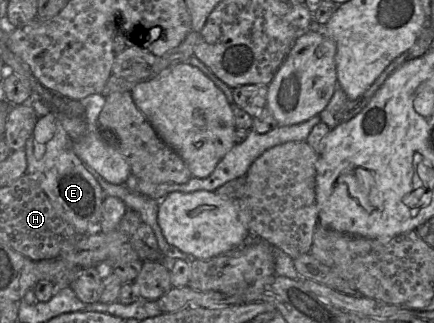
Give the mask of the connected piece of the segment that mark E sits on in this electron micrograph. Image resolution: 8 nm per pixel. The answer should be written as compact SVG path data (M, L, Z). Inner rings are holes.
M54 113L40 116L24 151L27 158L26 174L46 193L53 207L81 236L98 233L102 216L104 193L84 163L73 151L73 141Z

